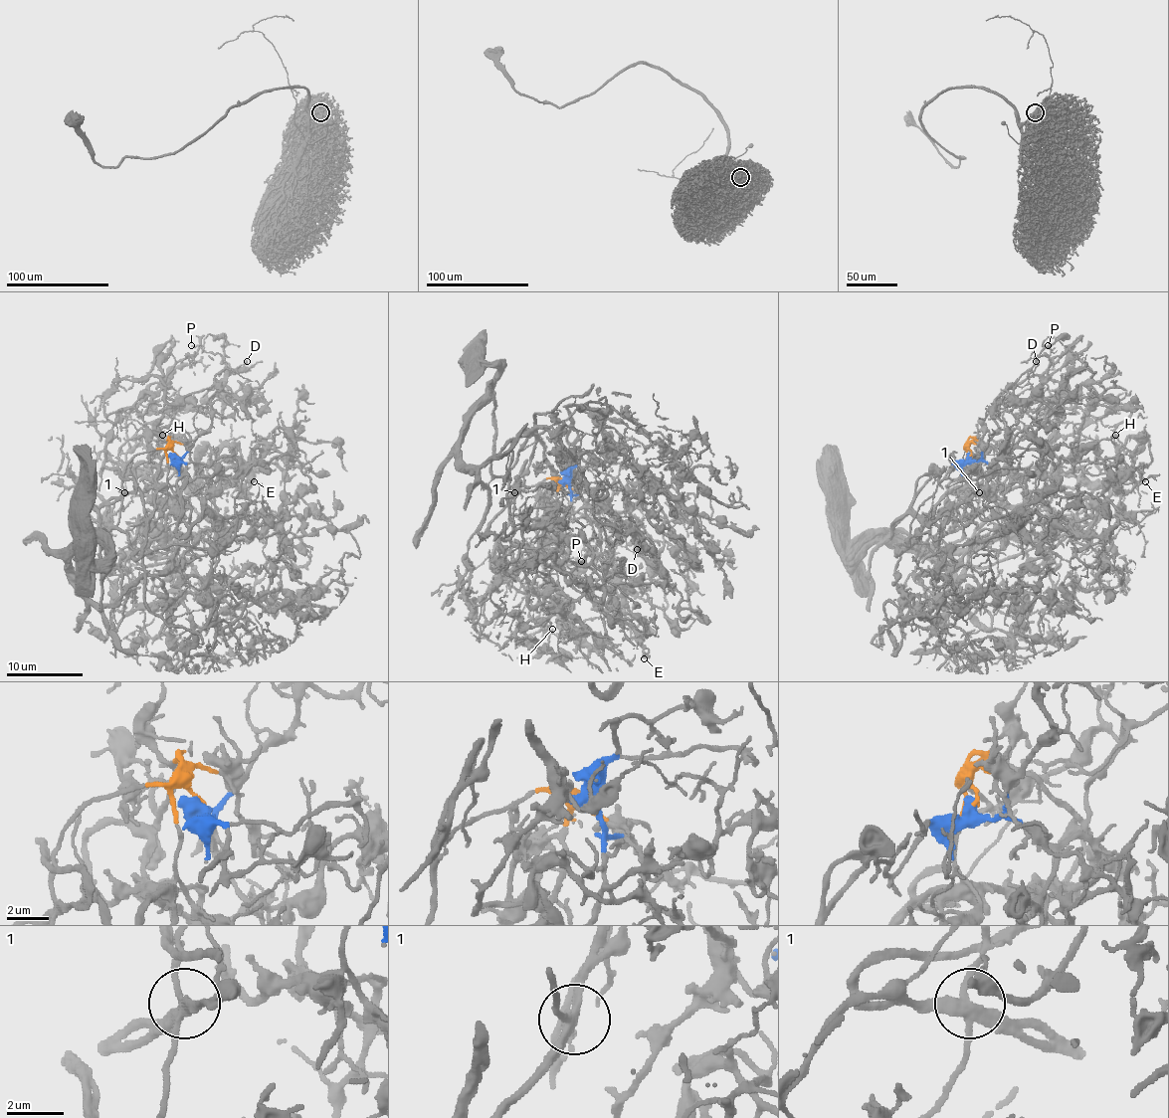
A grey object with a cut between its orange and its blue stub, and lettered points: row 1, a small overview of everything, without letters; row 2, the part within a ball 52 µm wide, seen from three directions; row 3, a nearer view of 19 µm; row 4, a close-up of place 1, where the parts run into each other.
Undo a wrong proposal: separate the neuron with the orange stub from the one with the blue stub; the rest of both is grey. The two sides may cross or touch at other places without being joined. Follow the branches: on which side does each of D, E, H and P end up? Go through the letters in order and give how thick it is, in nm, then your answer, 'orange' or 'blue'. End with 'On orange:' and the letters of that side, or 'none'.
D: calibre 130 nm; orange
E: calibre 190 nm; blue
H: calibre 160 nm; blue
P: calibre 100 nm; orange
On orange: D, P

